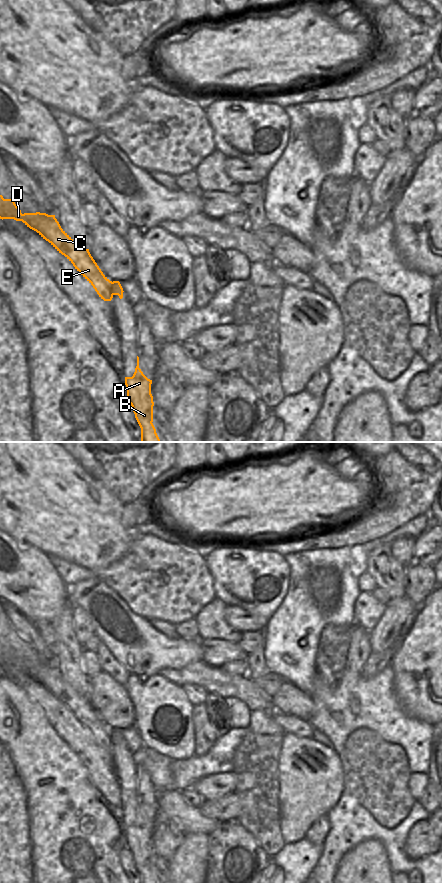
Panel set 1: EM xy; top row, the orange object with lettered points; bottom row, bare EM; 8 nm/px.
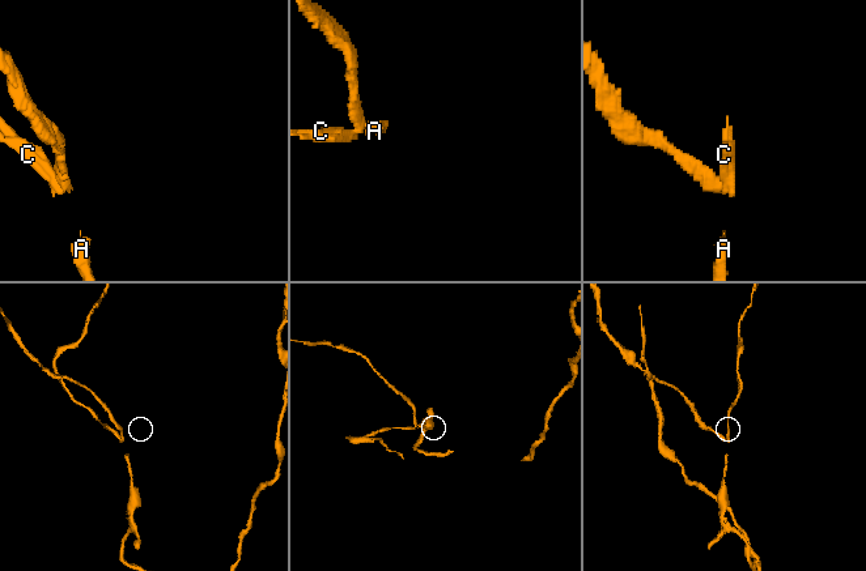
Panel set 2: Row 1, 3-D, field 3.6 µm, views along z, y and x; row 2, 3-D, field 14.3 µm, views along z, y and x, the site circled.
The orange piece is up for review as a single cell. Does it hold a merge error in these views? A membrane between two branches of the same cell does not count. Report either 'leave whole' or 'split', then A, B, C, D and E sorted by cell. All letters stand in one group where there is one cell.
split | A B / C D E

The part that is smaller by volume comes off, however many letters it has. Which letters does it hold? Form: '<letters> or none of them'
C, D, E.

